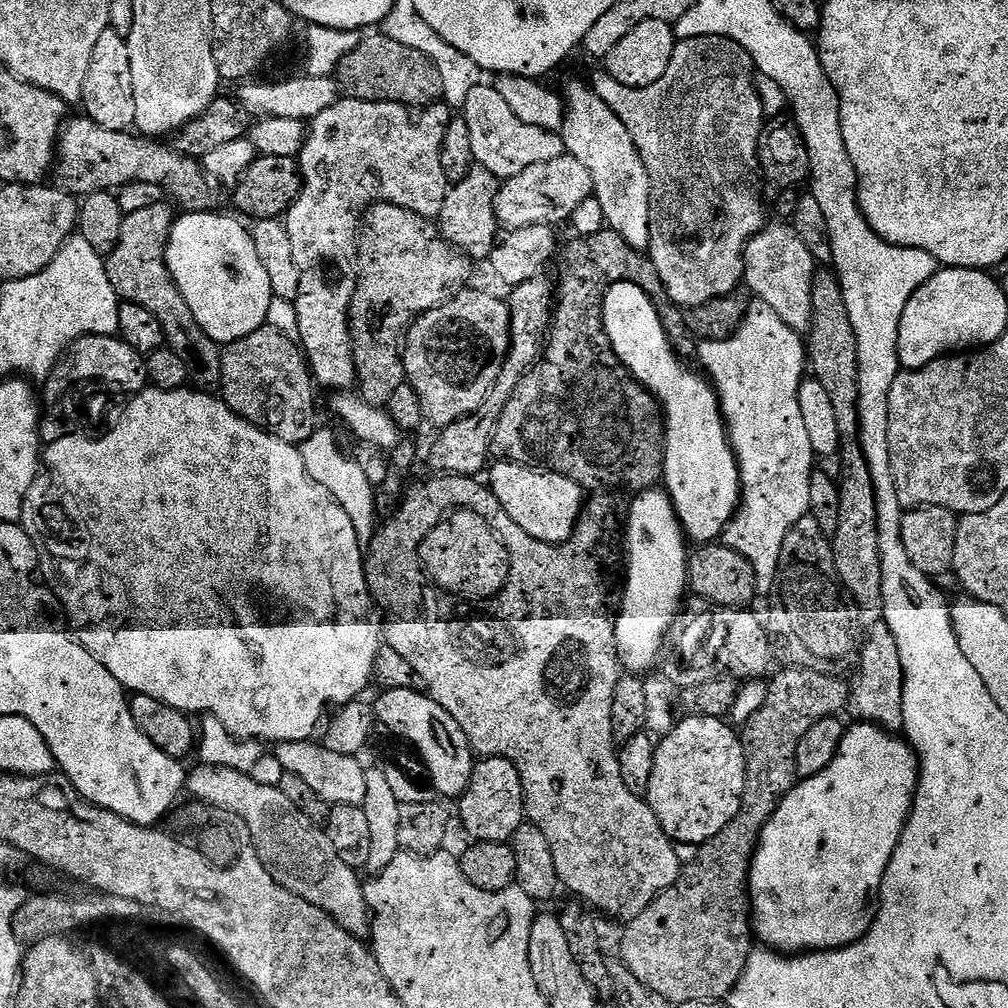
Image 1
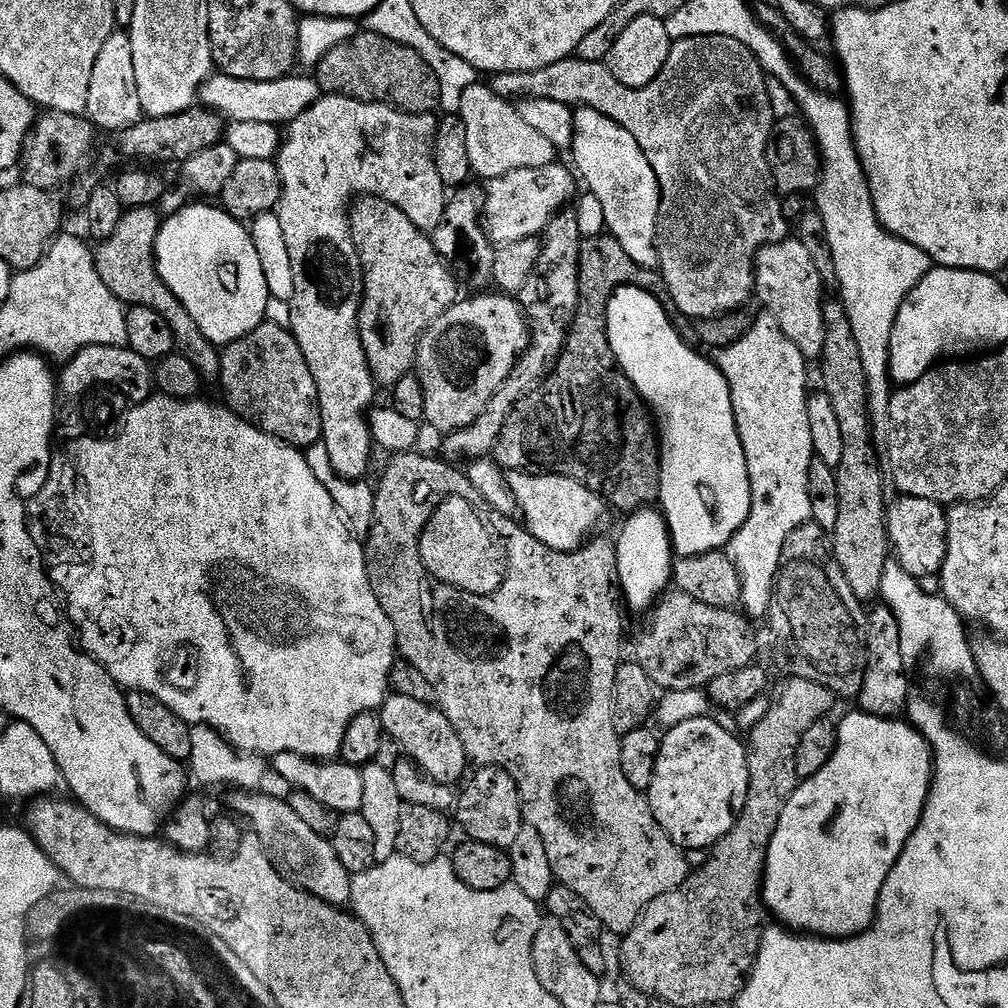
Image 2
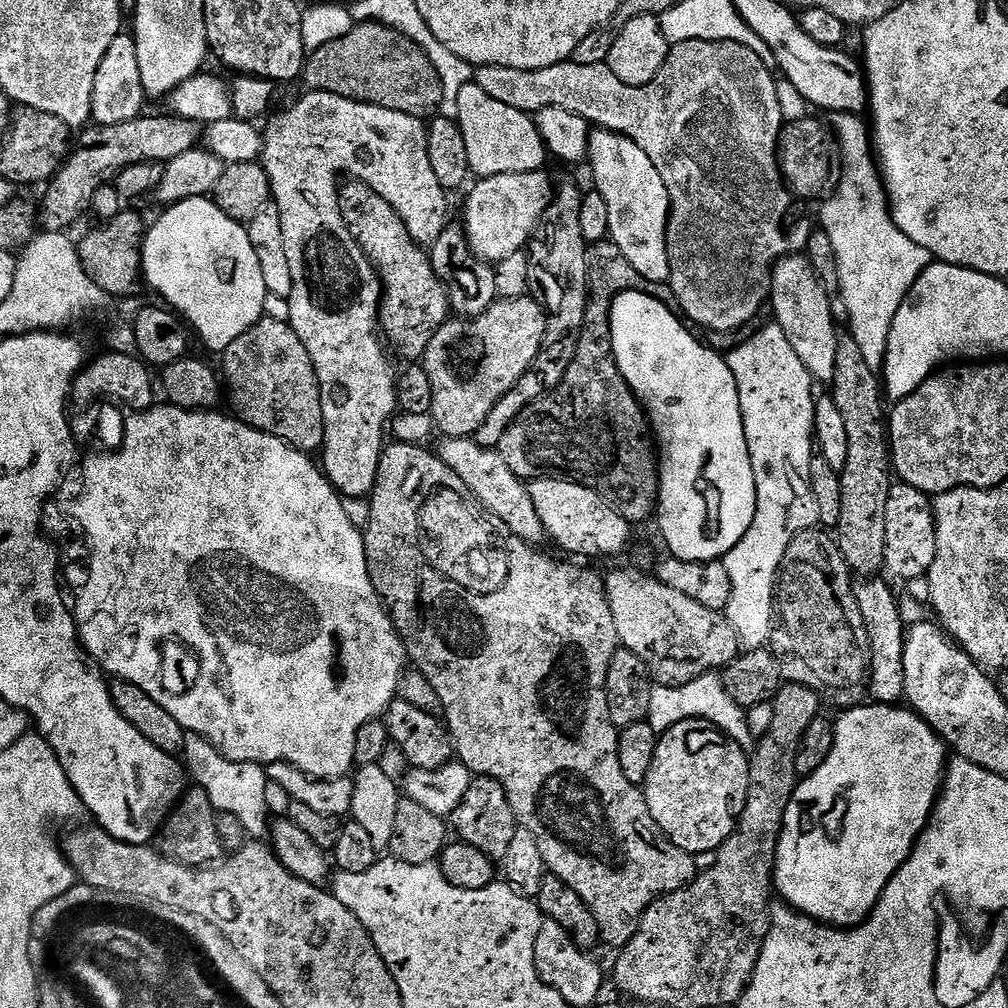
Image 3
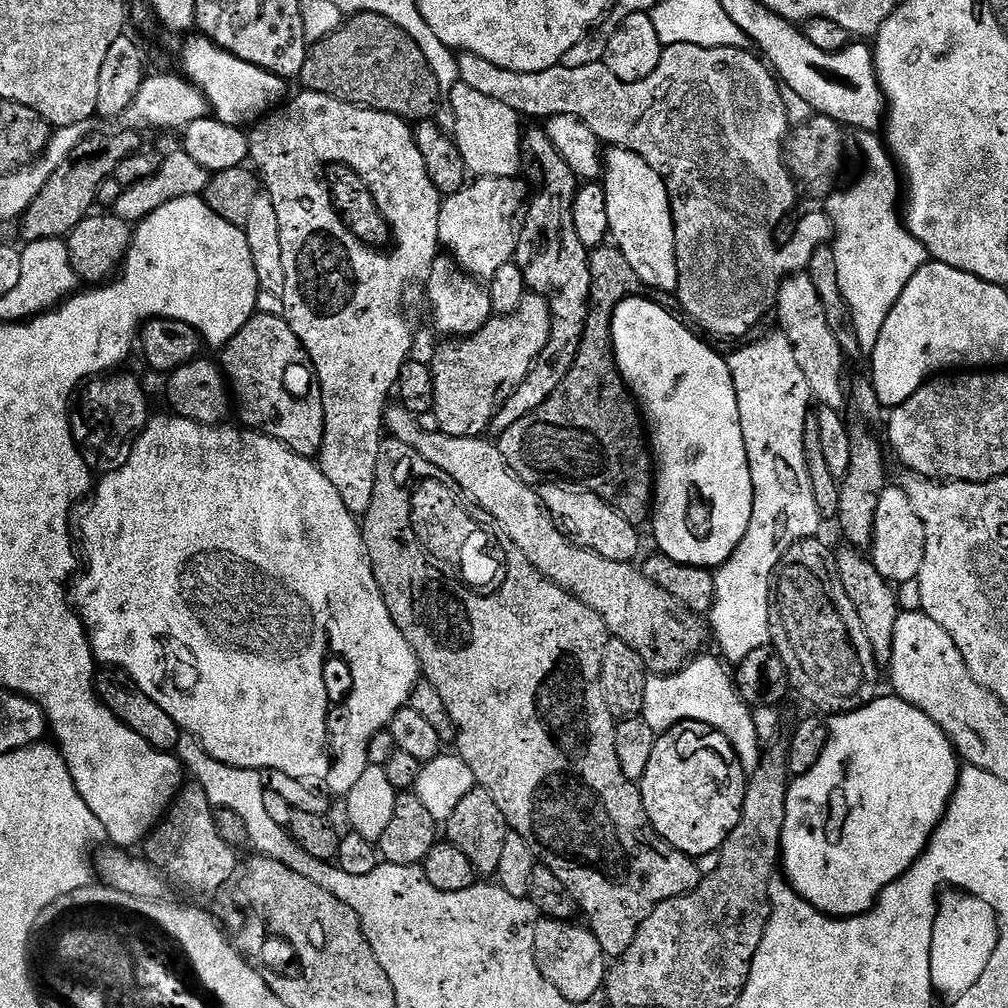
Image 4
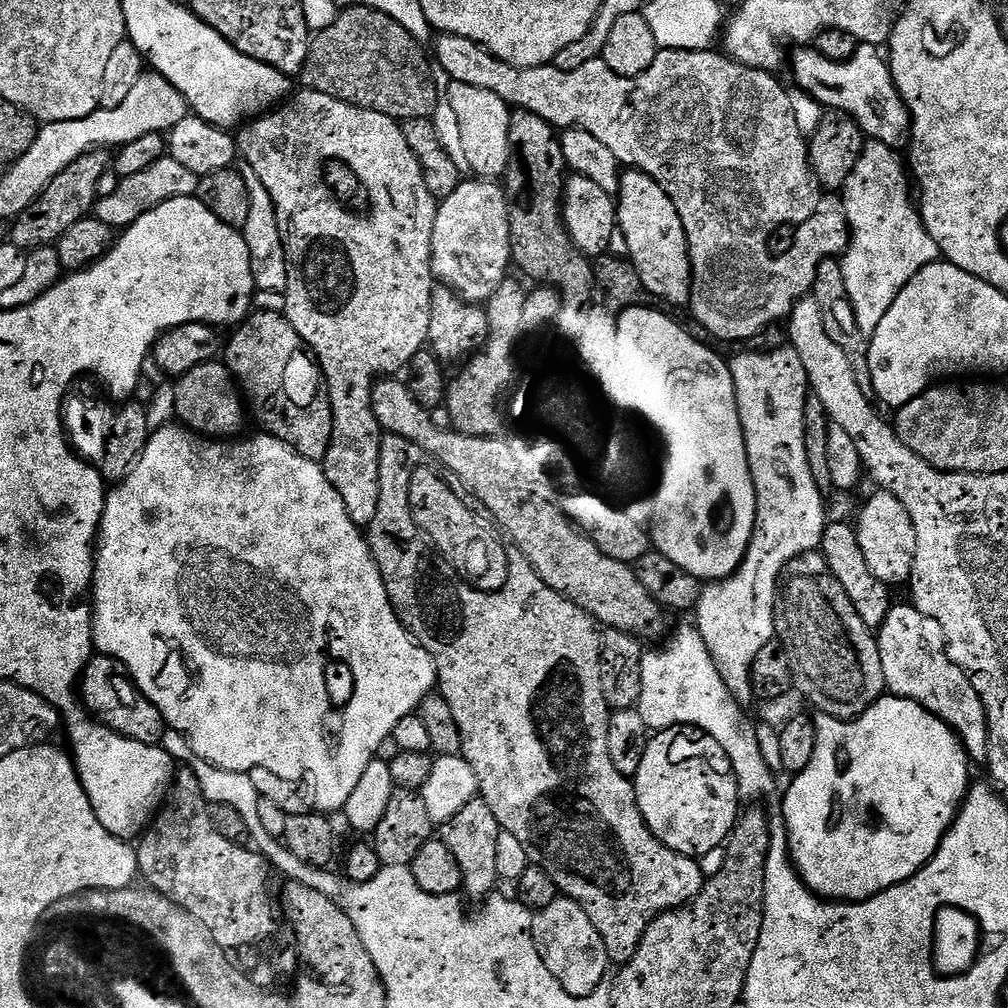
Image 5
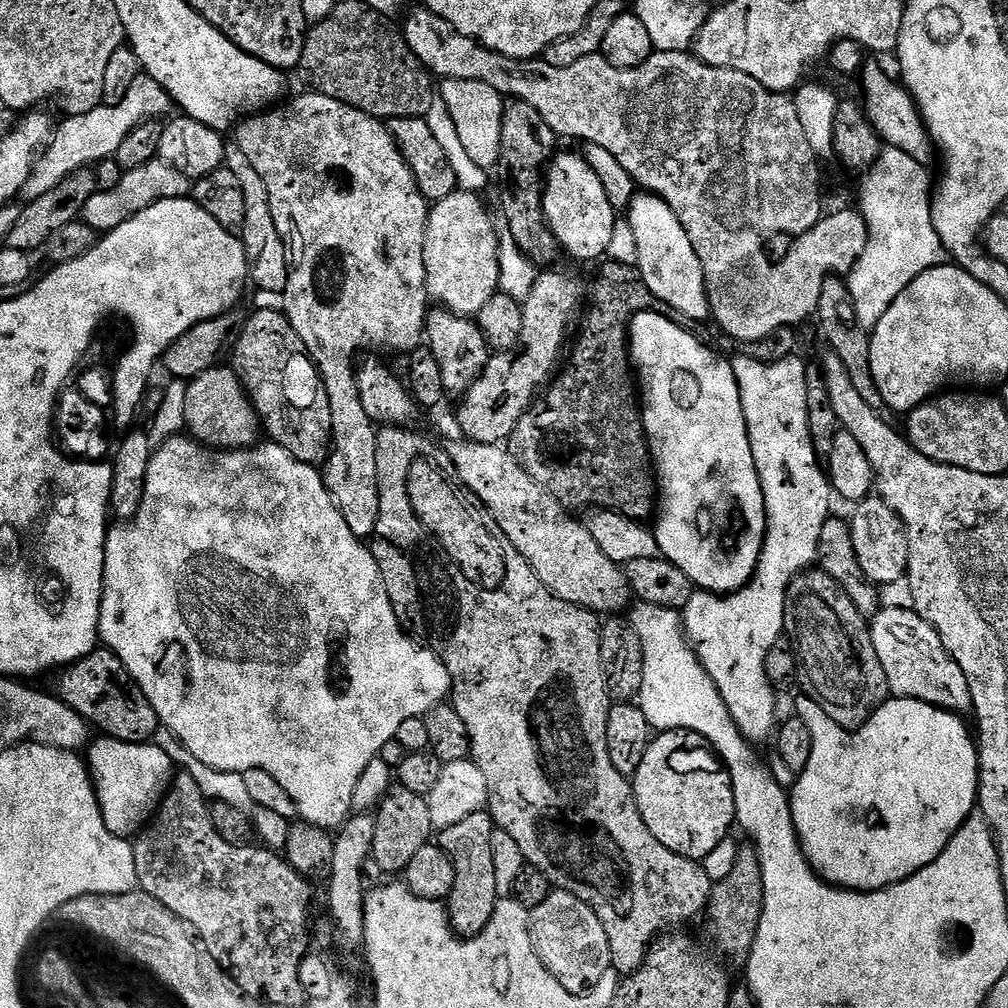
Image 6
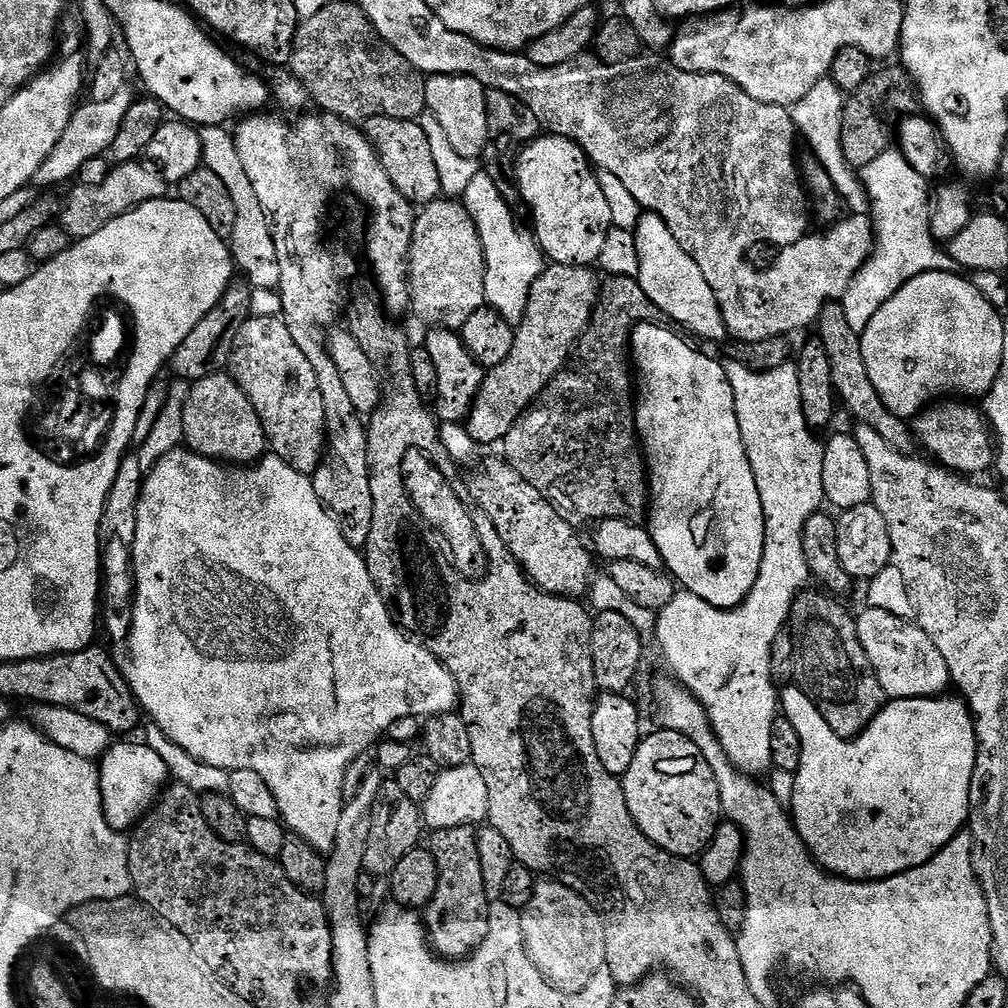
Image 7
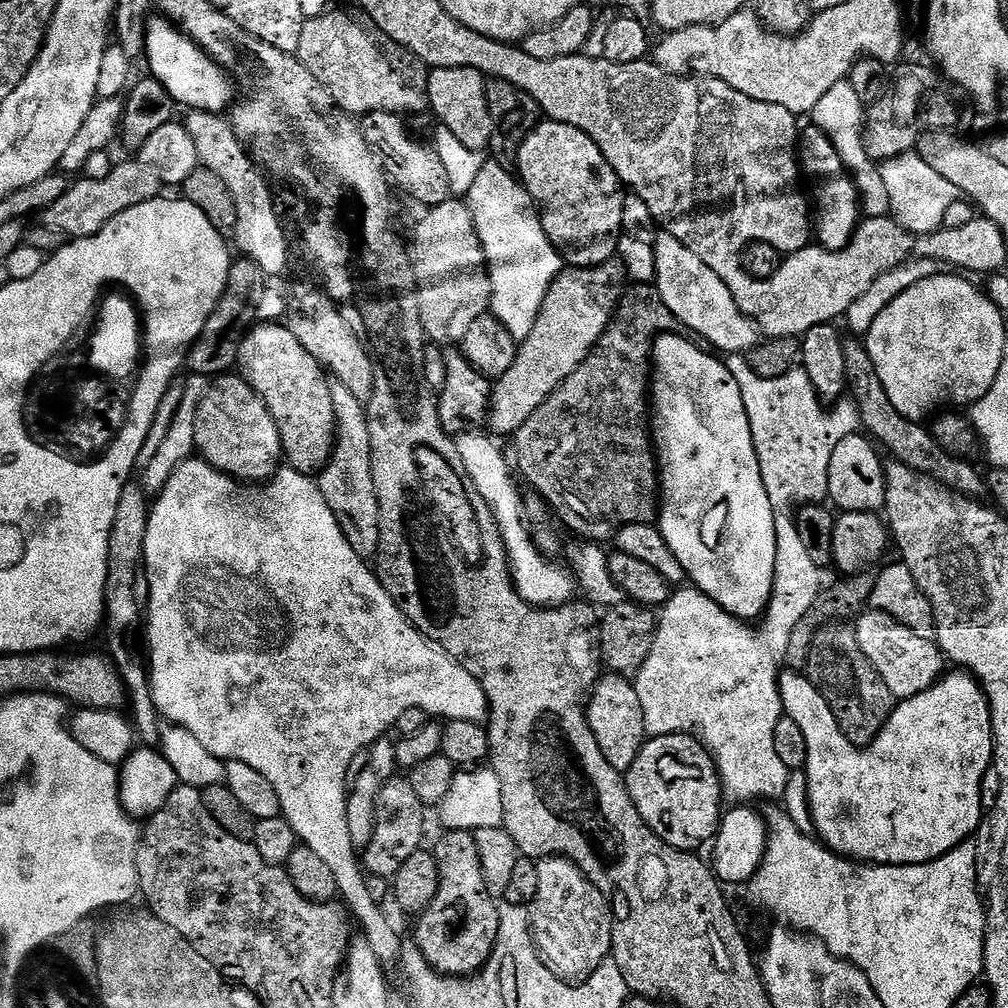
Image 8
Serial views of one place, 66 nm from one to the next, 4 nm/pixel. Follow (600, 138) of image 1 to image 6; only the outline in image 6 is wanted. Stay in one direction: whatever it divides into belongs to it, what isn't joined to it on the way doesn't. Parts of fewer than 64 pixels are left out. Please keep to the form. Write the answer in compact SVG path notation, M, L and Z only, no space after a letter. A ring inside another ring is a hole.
M637 194L633 196L632 205L627 208L626 216L628 228L632 231L632 240L636 243L634 264L639 271L643 287L649 288L665 304L665 309L673 308L668 310L677 317L685 316L680 317L685 321L707 321L710 313L702 262L698 254L694 254L694 246L682 222L678 222L678 214L670 210L670 206L661 196Z

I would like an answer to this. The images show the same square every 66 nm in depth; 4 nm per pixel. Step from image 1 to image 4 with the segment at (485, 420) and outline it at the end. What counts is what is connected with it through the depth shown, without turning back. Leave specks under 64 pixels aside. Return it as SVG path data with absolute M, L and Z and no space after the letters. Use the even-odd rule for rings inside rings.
M543 127L532 128L529 132L527 129L526 152L529 157L532 155L532 160L536 163L536 172L540 175L540 197L533 202L532 209L530 209L530 204L527 211L523 213L514 262L522 270L529 289L535 295L548 299L548 305L552 311L552 338L550 355L533 364L531 374L525 378L522 386L518 386L516 393L504 403L502 410L498 410L498 414L492 420L490 432L496 438L504 436L506 430L510 430L510 426L514 426L514 422L526 418L526 414L541 408L554 394L558 386L566 384L567 376L574 372L576 359L580 355L581 348L584 347L583 334L587 326L588 309L593 304L590 250L582 242L582 238L578 238L578 226L574 224L574 214L572 213L578 191L578 178L574 174L574 170L570 170L570 166L566 166L566 158L562 158L562 154L558 154L558 150L554 150L554 142L550 142L547 131Z

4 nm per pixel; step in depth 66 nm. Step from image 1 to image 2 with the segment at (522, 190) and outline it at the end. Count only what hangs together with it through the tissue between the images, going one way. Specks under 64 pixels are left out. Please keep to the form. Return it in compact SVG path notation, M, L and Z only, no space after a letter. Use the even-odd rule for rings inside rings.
M557 162L530 170L514 170L487 185L482 219L493 245L503 246L539 237L548 223L555 218L556 213L567 209L573 203L577 195L577 181L574 179L573 169L563 168L562 164Z

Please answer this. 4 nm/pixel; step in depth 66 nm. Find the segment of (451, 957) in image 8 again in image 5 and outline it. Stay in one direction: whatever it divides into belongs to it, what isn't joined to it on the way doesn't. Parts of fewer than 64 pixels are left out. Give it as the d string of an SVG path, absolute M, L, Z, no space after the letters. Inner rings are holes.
M482 798L471 800L462 810L458 810L458 814L454 814L454 818L443 829L444 845L450 850L450 854L454 854L454 858L458 858L464 882L462 892L469 901L483 901L497 891L498 840L501 831L498 818L494 818L494 810L490 810L490 806Z

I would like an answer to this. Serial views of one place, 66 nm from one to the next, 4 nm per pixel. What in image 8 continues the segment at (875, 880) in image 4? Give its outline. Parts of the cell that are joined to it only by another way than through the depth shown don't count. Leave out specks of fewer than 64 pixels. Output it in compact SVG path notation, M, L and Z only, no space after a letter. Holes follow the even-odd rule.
M784 670L780 673L780 697L782 698L782 706L784 707L784 715L794 718L794 722L798 722L798 726L802 730L802 734L806 734L806 750L808 751L808 763L806 765L806 773L808 772L808 808L812 811L812 824L816 827L815 835L819 837L825 848L831 848L837 856L843 856L853 862L859 862L862 864L928 864L931 860L937 860L942 858L950 850L961 847L965 843L964 840L973 835L976 829L980 827L980 821L986 812L986 800L984 804L984 775L989 775L990 769L992 768L992 749L994 747L992 743L992 711L988 705L988 698L984 695L984 689L980 687L979 680L975 676L963 671L963 670L952 670L947 675L936 681L936 685L932 688L927 688L922 694L917 696L911 696L909 700L901 700L893 707L890 718L884 723L884 728L878 735L874 743L869 744L866 748L856 748L848 741L847 738L842 734L842 730L838 726L838 722L834 718L834 714L830 710L830 706L826 702L826 698L822 698L822 694L818 689L812 685L812 681L808 679L807 675L801 674L796 670Z

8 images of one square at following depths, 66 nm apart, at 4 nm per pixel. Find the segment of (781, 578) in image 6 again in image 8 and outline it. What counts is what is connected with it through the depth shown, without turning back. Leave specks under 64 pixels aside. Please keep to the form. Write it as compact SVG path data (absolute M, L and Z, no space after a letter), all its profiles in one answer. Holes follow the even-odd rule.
M729 355L726 363L742 392L758 466L762 470L762 482L774 510L776 577L772 599L768 602L768 610L762 620L764 636L755 632L751 623L737 620L724 608L718 607L699 588L681 587L673 591L668 603L659 609L654 646L636 673L634 683L642 702L644 731L649 737L669 736L679 732L695 736L716 762L723 795L727 799L729 796L734 800L732 802L754 802L750 800L774 799L776 792L784 788L784 777L790 774L774 750L774 726L778 726L784 715L780 697L782 665L779 661L781 664L787 661L794 626L806 617L806 612L814 606L822 591L821 569L814 562L812 552L806 550L802 543L802 534L798 534L796 507L828 500L828 471L830 458L834 458L834 446L838 446L842 438L857 435L862 425L860 409L851 399L844 398L829 408L825 407L803 370L788 372L782 377L762 378L751 369L743 355Z

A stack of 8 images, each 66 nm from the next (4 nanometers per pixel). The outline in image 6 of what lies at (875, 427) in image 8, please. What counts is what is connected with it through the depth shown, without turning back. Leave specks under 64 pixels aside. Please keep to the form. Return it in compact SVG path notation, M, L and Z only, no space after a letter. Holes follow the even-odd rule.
M829 276L822 286L822 298L818 298L815 319L820 320L820 328L828 339L831 355L842 358L842 366L846 366L846 374L850 374L850 382L854 382L854 390L862 394L866 406L874 410L878 418L886 421L893 419L892 407L882 398L878 386L872 377L870 370L870 336L865 329L856 323L856 307L852 301L852 295L847 283L839 276Z

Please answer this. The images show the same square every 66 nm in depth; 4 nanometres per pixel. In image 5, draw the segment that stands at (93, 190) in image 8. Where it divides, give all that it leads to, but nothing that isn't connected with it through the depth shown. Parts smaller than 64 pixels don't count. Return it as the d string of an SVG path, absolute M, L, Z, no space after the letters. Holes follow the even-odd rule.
M165 154L154 166L141 170L138 174L130 174L121 179L118 190L114 194L106 194L99 197L94 209L95 219L101 220L107 228L123 230L130 227L142 214L162 206L162 202L170 202L174 198L186 198L196 196L201 177L194 174L194 170L186 170L182 162L178 162L173 156Z

